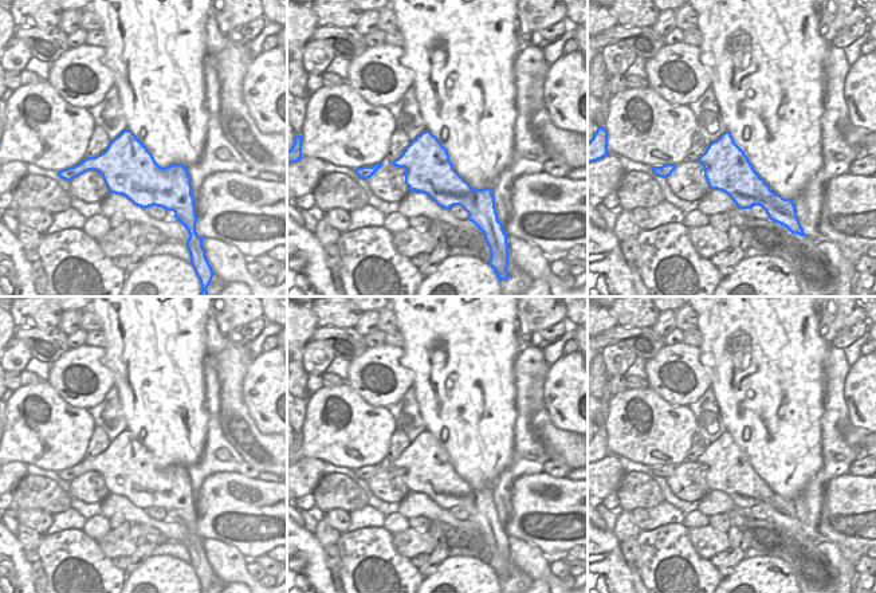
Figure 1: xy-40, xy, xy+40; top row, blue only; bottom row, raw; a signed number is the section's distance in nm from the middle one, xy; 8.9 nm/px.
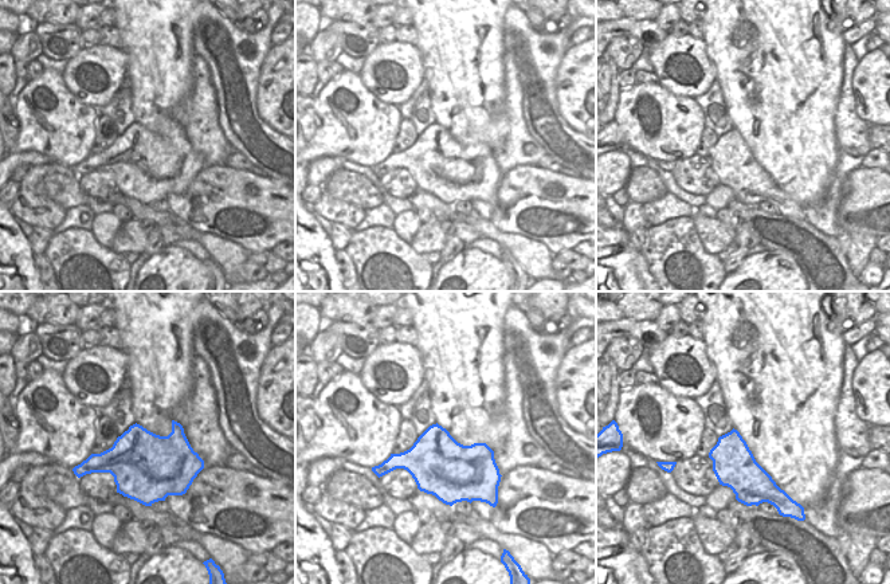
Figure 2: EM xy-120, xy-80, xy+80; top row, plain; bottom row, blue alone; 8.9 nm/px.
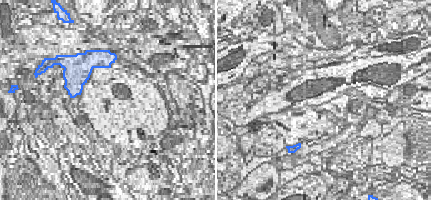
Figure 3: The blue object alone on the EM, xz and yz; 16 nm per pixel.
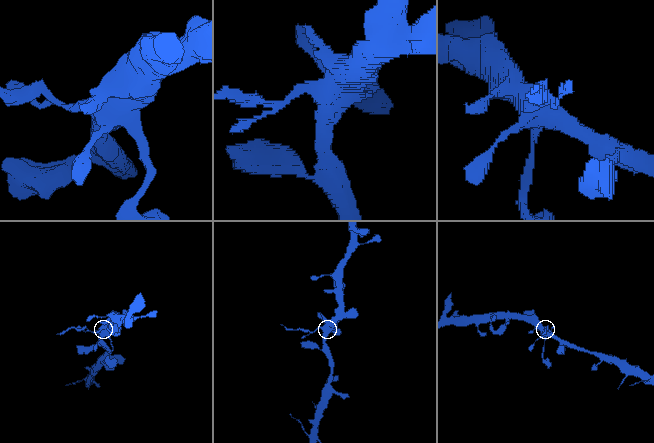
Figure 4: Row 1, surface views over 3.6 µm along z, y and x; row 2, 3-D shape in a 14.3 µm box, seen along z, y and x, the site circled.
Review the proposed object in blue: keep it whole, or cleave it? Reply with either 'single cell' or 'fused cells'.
fused cells

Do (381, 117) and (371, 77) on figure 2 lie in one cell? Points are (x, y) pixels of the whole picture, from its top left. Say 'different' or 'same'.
different

